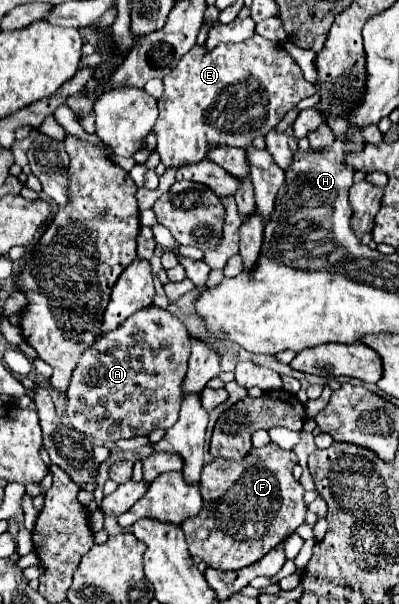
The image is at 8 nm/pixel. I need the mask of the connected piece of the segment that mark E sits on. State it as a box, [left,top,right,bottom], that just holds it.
[155,34,315,166]

